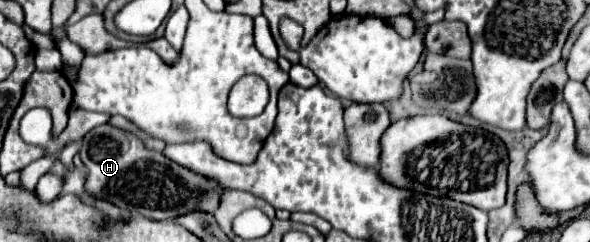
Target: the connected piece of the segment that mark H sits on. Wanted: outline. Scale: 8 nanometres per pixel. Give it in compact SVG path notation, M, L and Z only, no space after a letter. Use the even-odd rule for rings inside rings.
M110 124L96 126L82 138L80 158L88 168L86 190L90 194L150 220L172 220L190 212L214 214L224 192L216 180L172 162L162 152L148 150L138 136Z

